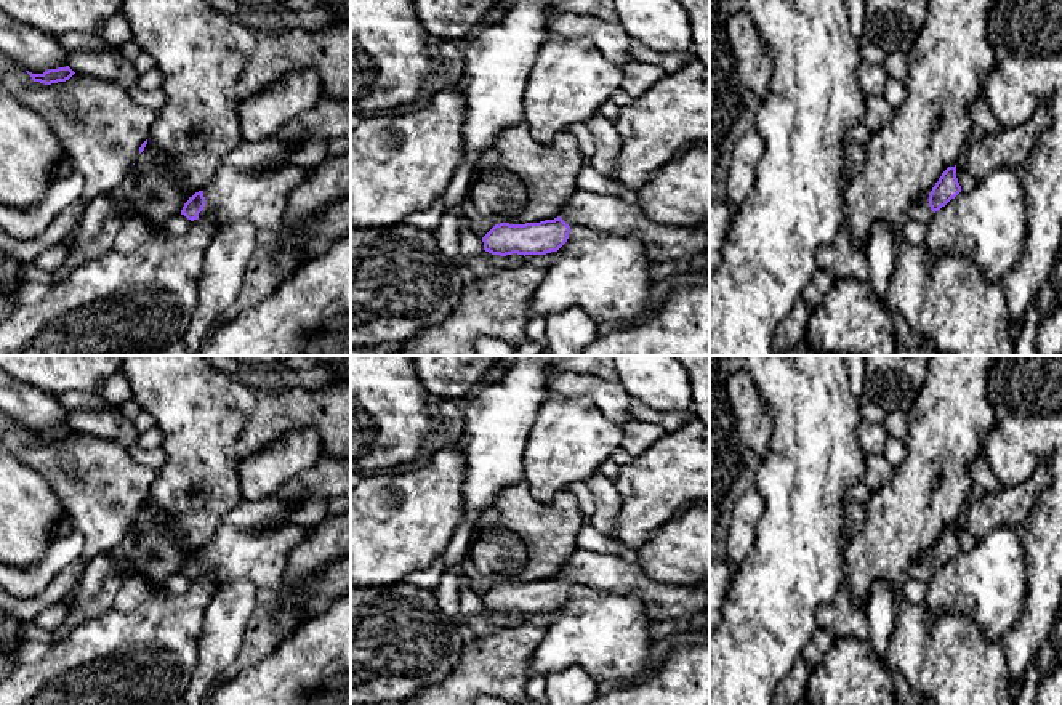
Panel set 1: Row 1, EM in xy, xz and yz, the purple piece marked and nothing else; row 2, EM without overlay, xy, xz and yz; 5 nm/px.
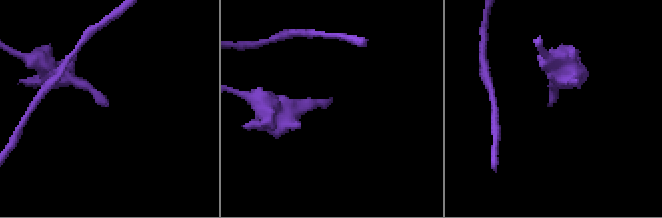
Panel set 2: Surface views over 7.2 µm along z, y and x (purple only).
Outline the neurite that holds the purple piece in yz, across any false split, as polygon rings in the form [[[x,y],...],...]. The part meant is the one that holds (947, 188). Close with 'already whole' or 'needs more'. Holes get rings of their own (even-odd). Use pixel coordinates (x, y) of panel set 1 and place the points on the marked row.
[[[956,165],[948,167],[935,186],[923,195],[910,210],[910,218],[919,223],[929,224],[934,213],[945,207],[951,199],[961,192],[961,186],[956,178]]]; needs more

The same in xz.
[[[578,189],[554,220],[525,224],[495,224],[484,237],[492,255],[546,255],[557,252],[573,226],[612,236],[636,237],[652,263],[710,250],[710,226],[665,226],[652,221],[641,205],[620,197]]]; needs more

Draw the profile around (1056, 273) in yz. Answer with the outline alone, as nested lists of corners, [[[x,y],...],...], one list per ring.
[[[1060,239],[1057,258],[1054,261],[1054,266],[1049,276],[1051,276],[1051,284],[1054,287],[1056,298],[1062,301],[1062,239]]]

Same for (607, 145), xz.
[[[594,114],[586,122],[594,138],[594,154],[588,160],[588,165],[597,170],[601,175],[609,176],[617,170],[622,139],[613,125],[601,114]]]

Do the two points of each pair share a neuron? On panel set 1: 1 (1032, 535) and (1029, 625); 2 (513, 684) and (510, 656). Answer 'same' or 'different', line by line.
1: same
2: same

